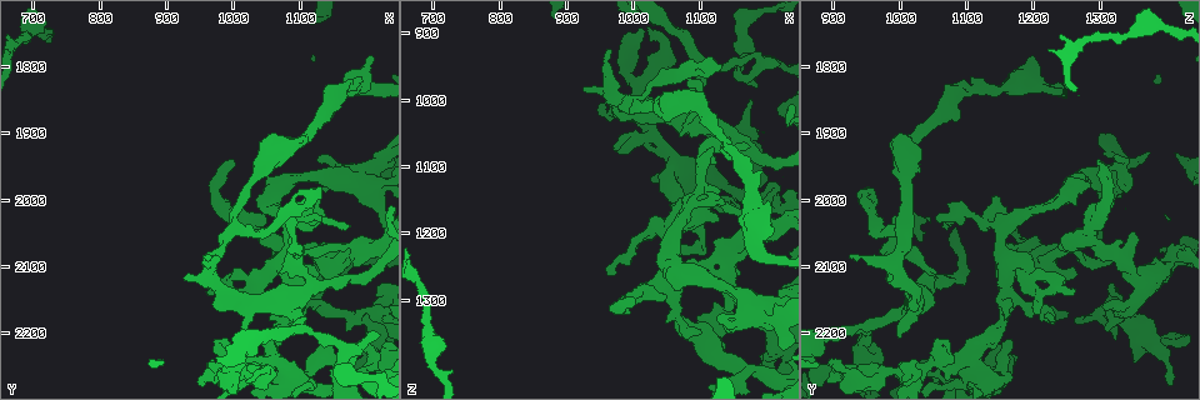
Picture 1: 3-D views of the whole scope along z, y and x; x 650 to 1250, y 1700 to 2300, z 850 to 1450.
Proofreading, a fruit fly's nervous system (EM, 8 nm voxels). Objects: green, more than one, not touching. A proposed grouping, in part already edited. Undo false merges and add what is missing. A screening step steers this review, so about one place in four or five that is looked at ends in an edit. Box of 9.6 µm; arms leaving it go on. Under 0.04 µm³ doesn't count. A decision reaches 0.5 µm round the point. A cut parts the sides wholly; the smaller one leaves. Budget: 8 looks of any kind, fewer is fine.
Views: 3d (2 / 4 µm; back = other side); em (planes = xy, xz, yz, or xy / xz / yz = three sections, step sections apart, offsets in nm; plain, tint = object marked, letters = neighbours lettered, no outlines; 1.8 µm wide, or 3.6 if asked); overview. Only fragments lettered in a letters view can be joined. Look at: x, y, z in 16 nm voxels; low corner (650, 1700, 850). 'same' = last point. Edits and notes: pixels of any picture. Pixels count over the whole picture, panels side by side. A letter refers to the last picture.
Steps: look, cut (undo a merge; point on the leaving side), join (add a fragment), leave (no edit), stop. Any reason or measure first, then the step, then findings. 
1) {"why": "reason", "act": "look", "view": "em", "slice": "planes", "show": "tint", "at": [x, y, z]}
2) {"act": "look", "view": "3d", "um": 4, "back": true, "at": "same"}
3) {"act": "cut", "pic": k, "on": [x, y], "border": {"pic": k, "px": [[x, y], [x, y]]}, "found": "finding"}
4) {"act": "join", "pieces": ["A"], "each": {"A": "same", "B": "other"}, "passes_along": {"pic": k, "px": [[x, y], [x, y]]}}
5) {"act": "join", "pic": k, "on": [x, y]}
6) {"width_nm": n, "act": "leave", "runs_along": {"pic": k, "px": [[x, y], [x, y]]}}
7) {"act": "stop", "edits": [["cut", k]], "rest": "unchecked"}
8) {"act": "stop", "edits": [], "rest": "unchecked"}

{"why": "sudden change in width", "act": "look", "view": "em", "slice": "planes", "show": "letters", "at": [1170, 2090, 1400]}

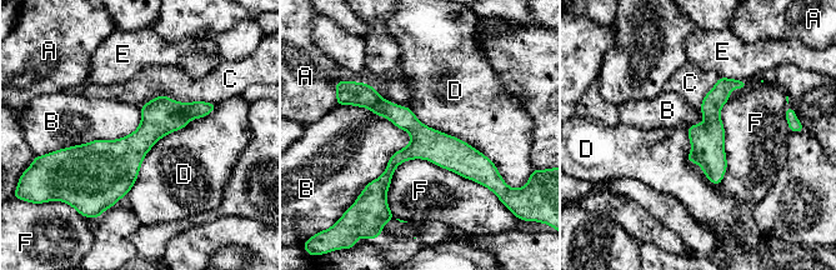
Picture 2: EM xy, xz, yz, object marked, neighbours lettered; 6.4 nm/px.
{"act": "leave", "each": {"A": "other", "B": "other", "C": "other", "D": "other", "E": "other", "F": "other"}, "border": {"pic": 2, "px": [[341, 104], [410, 135], [359, 195]]}, "found": "one cell here"}

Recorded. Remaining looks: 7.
{"why": "sharp bend", "act": "look", "view": "3d", "um": 2, "at": [1220, 2190, 1350]}

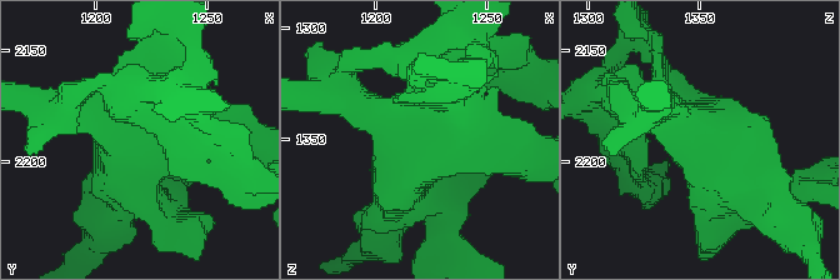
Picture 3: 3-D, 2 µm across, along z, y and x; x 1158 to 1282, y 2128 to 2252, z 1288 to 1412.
{"why": "shape alone is not enough", "act": "look", "view": "em", "slice": "yz", "step": 4, "show": "tint", "at": [1216, 2190, 1350]}

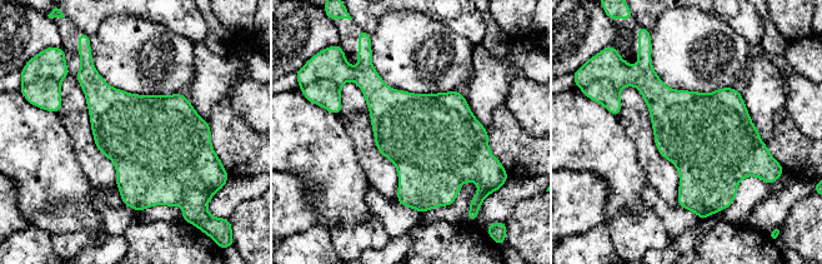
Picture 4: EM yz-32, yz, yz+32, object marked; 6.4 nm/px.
{"why": "cut it another way", "act": "look", "view": "em", "slice": "planes", "show": "letters", "at": "same"}

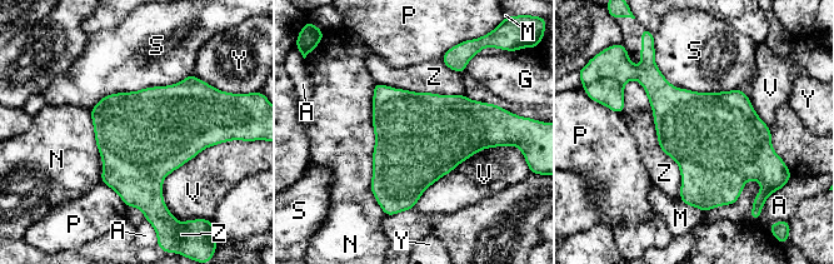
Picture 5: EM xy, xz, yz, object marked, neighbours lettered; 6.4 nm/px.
{"act": "leave", "each": {"A": "other", "G": "other", "M": "other", "N": "other", "P": "other", "S": "other", "V": "other", "Y": "other", "Z": "other"}, "border": {"pic": 5, "px": [[628, 79], [648, 98], [680, 195]]}, "found": "all the same cell"}

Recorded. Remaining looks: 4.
{"why": "an open end", "act": "look", "view": "3d", "um": 4, "at": [1000, 1940, 1305]}

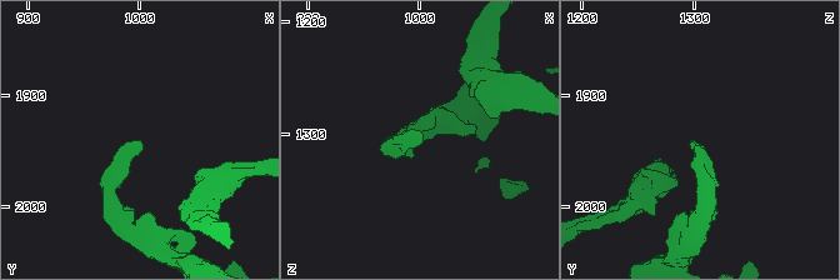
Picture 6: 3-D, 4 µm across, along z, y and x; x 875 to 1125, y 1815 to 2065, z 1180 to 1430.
{"why": "shape alone is not enough", "act": "look", "view": "em", "slice": "xz", "step": 16, "show": "letters", "at": [998, 1940, 1302]}

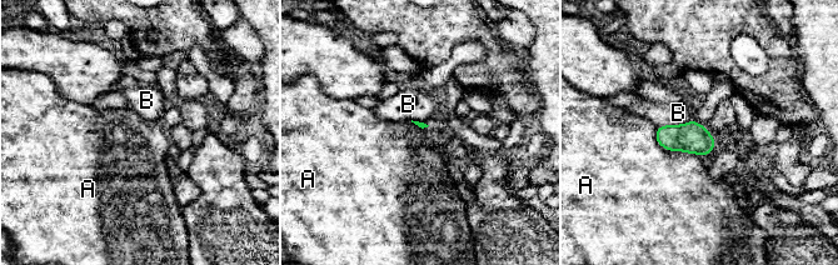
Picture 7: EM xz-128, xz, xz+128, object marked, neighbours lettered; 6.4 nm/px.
{"act": "look", "view": "em", "slice": "xy", "step": 8, "show": "letters", "at": "same"}

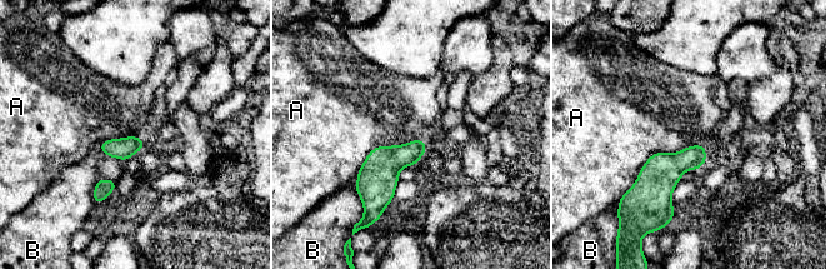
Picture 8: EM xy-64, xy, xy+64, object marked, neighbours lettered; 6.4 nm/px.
{"longest_contact_nm": ["A", 600], "act": "leave", "each": {"A": "other", "B": "other"}, "border": {"pic": 8, "px": [[704, 145], [654, 153], [625, 192]]}, "found": "none of them fits"}

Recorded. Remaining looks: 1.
{"act": "stop", "edits": [], "rest": "unchecked"}

